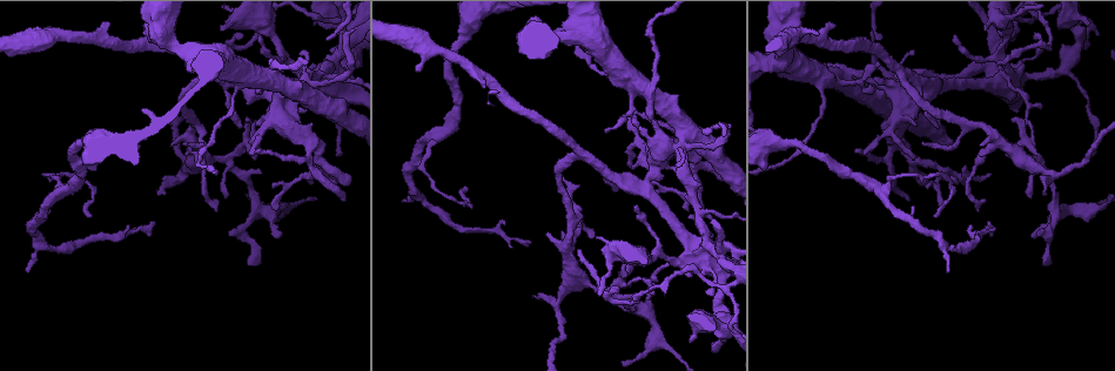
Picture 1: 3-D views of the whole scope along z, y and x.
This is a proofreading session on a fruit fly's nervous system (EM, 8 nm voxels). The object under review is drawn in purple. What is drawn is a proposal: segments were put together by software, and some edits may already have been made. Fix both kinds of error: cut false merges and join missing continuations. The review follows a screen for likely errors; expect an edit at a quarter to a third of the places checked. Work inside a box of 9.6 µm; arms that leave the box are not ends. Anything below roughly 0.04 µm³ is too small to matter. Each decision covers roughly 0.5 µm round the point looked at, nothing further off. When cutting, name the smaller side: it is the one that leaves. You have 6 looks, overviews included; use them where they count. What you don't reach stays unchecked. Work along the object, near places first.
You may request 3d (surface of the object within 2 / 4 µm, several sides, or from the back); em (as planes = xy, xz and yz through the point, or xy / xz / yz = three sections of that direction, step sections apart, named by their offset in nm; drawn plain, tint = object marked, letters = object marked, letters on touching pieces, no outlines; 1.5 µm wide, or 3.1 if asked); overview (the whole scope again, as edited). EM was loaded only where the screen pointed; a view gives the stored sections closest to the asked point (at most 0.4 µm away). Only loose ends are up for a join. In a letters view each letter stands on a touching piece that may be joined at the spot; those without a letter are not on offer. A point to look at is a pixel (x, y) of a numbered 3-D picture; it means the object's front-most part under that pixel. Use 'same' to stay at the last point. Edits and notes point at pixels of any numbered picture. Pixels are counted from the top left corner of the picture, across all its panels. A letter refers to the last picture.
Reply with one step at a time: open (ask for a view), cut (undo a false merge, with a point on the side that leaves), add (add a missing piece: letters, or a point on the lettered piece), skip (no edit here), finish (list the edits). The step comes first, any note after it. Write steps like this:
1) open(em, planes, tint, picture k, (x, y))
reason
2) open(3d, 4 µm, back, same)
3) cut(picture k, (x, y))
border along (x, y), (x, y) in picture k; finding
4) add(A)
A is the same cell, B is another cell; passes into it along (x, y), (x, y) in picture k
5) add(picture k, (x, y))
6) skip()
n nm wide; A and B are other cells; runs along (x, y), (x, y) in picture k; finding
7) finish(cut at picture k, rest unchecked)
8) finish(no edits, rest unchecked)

open(3d, 4 µm, picture 1, (1045, 193))
an open end

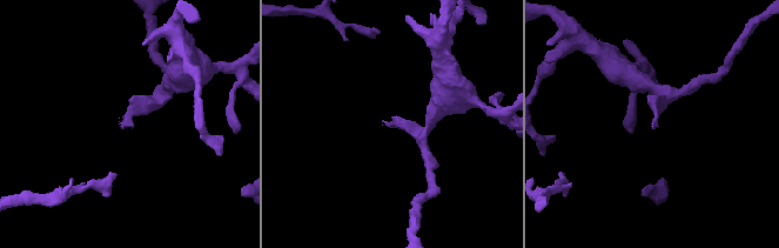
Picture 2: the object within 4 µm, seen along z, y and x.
open(em, 3.1 µm, planes, letters, picture 2, (651, 126))
now the EM

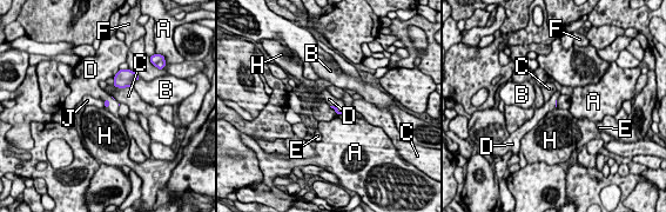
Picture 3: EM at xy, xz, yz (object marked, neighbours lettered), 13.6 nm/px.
skip()
A, B, C, D, E, F, H and J are other cells; border along (329, 106), (337, 113) in picture 3; no lettered piece goes on from it

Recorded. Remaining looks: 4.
open(em, planes, letters, picture 1, (218, 212))
free end

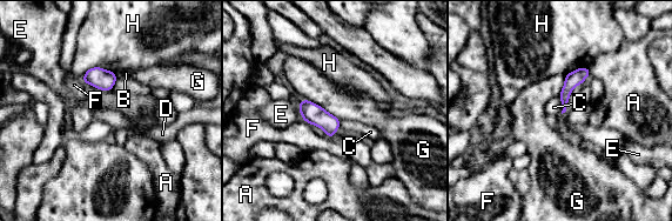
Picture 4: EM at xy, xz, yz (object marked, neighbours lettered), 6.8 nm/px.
skip()
A, B, C, D, E, F, G and H are other cells; runs along (585, 71), (566, 89), (564, 104) in picture 4; no lettered piece goes on from it

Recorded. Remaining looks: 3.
open(em, planes, letters, picture 1, (185, 144))
an open end

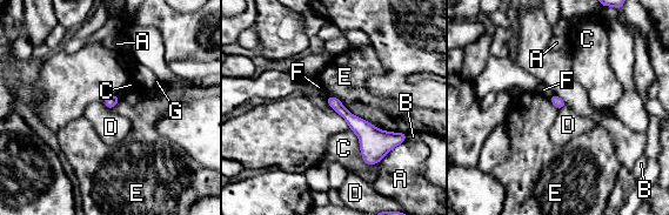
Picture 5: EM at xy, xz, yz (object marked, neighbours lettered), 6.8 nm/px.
skip()
A, B, C, D, E, F and G are other cells; no lettered piece goes on from it

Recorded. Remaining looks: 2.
finish(no edits, rest unchecked)

